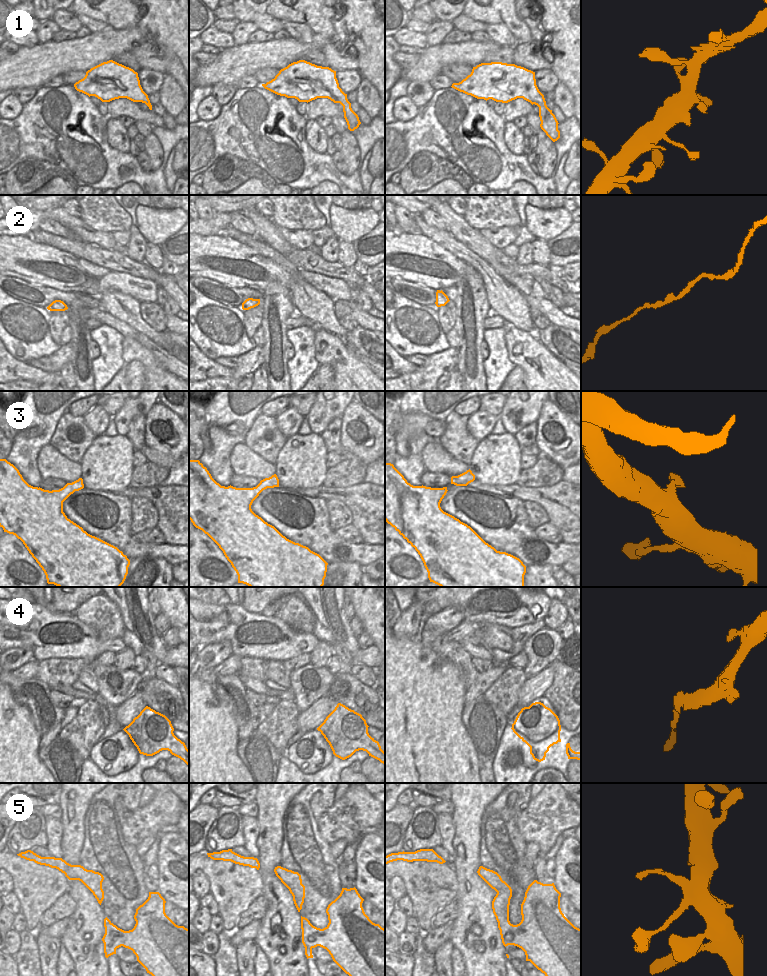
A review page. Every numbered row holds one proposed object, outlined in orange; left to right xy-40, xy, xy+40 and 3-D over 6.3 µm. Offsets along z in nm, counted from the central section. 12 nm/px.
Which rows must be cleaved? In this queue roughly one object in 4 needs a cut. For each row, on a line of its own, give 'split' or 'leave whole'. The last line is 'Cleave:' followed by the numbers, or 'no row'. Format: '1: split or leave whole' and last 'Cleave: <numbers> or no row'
1: leave whole
2: leave whole
3: leave whole
4: split
5: leave whole
Cleave: 4

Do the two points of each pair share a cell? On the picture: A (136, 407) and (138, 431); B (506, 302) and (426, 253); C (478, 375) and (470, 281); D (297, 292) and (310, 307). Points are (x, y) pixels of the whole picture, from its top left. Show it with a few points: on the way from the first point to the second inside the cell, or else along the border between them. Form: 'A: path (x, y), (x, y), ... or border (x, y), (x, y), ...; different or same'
A: border (143, 414), (138, 414), (131, 421), (126, 435); different
B: border (453, 254), (467, 262), (473, 269); different
C: path (472, 352), (472, 326), (476, 322), (474, 304); same
D: path (301, 296), (308, 303); same

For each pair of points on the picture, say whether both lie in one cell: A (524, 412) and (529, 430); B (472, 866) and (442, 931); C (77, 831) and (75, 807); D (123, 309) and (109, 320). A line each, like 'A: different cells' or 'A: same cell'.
A: different cells
B: different cells
C: same cell
D: different cells

